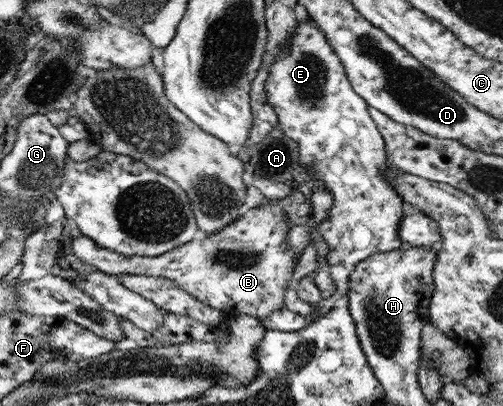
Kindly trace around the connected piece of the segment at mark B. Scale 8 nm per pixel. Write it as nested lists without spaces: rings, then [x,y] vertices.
[[[271,200],[267,204],[248,209],[244,217],[236,219],[232,224],[226,226],[214,235],[200,239],[200,241],[190,241],[178,249],[164,253],[157,257],[124,257],[120,253],[108,251],[98,247],[94,241],[82,235],[80,238],[72,240],[72,251],[85,264],[100,272],[118,276],[130,274],[134,276],[154,276],[172,280],[182,290],[188,292],[192,297],[201,301],[204,305],[219,309],[223,316],[223,323],[228,324],[231,318],[238,315],[249,315],[256,319],[264,319],[273,311],[285,307],[286,290],[295,288],[292,283],[292,274],[295,269],[294,251],[288,247],[288,226],[287,219],[283,215],[285,207],[281,206],[281,200]]]

